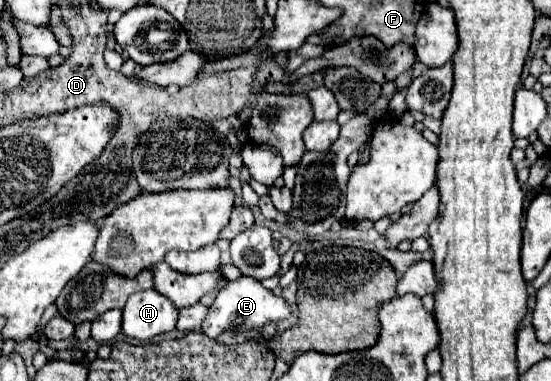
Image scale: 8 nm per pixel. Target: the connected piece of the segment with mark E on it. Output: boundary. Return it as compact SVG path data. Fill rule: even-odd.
M241 276L241 278L233 280L233 282L227 282L227 286L217 292L217 298L215 298L213 306L209 308L207 320L203 322L203 332L209 338L219 338L221 334L235 332L239 328L259 330L267 322L279 322L283 318L289 318L291 314L293 314L291 304L285 298L275 296L271 290L263 288L263 284L259 280Z

